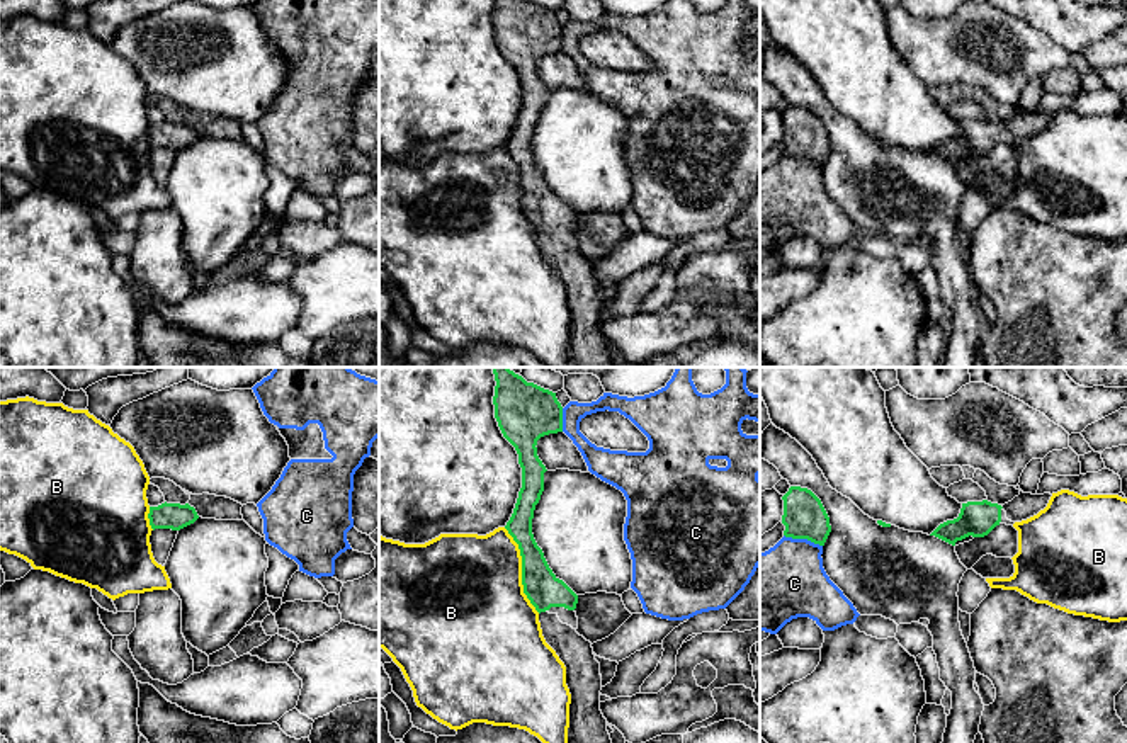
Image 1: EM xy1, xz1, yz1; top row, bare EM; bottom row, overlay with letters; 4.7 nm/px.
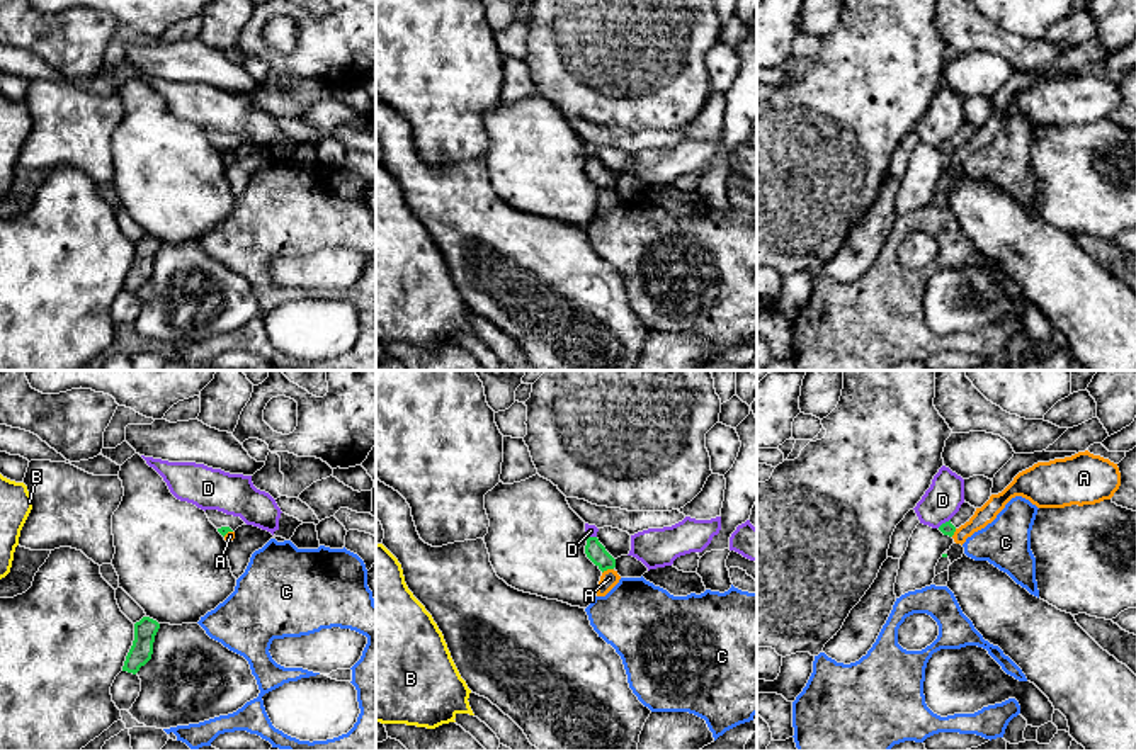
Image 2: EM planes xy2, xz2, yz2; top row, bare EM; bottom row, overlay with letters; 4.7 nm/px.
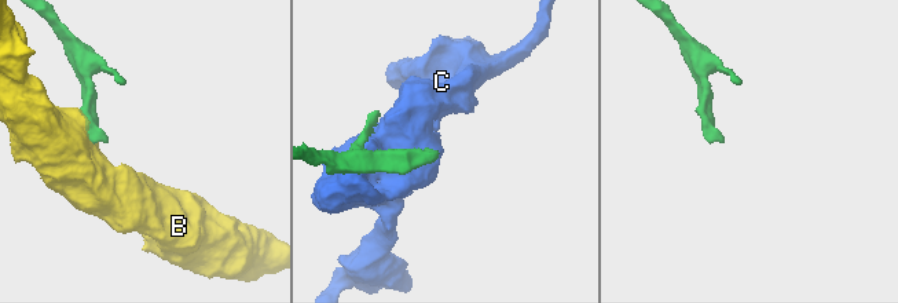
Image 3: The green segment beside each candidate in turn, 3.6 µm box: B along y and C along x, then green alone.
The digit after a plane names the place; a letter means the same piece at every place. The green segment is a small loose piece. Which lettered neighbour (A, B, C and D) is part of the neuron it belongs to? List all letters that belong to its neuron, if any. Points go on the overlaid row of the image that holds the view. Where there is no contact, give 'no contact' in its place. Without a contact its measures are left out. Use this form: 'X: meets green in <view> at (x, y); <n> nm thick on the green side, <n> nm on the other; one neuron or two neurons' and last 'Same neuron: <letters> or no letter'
A: meets green in xz2 at (607, 568); 90 nm thick on the green side, 90 nm on the other; two neurons
B: meets green in xz1 at (522, 570); 170 nm thick on the green side, 460 nm on the other; two neurons
C: meets green in yz1 at (803, 538); 200 nm thick on the green side, 360 nm on the other; two neurons
D: meets green in yz2 at (942, 524); 60 nm thick on the green side, 180 nm on the other; two neurons
Same neuron: no letter

